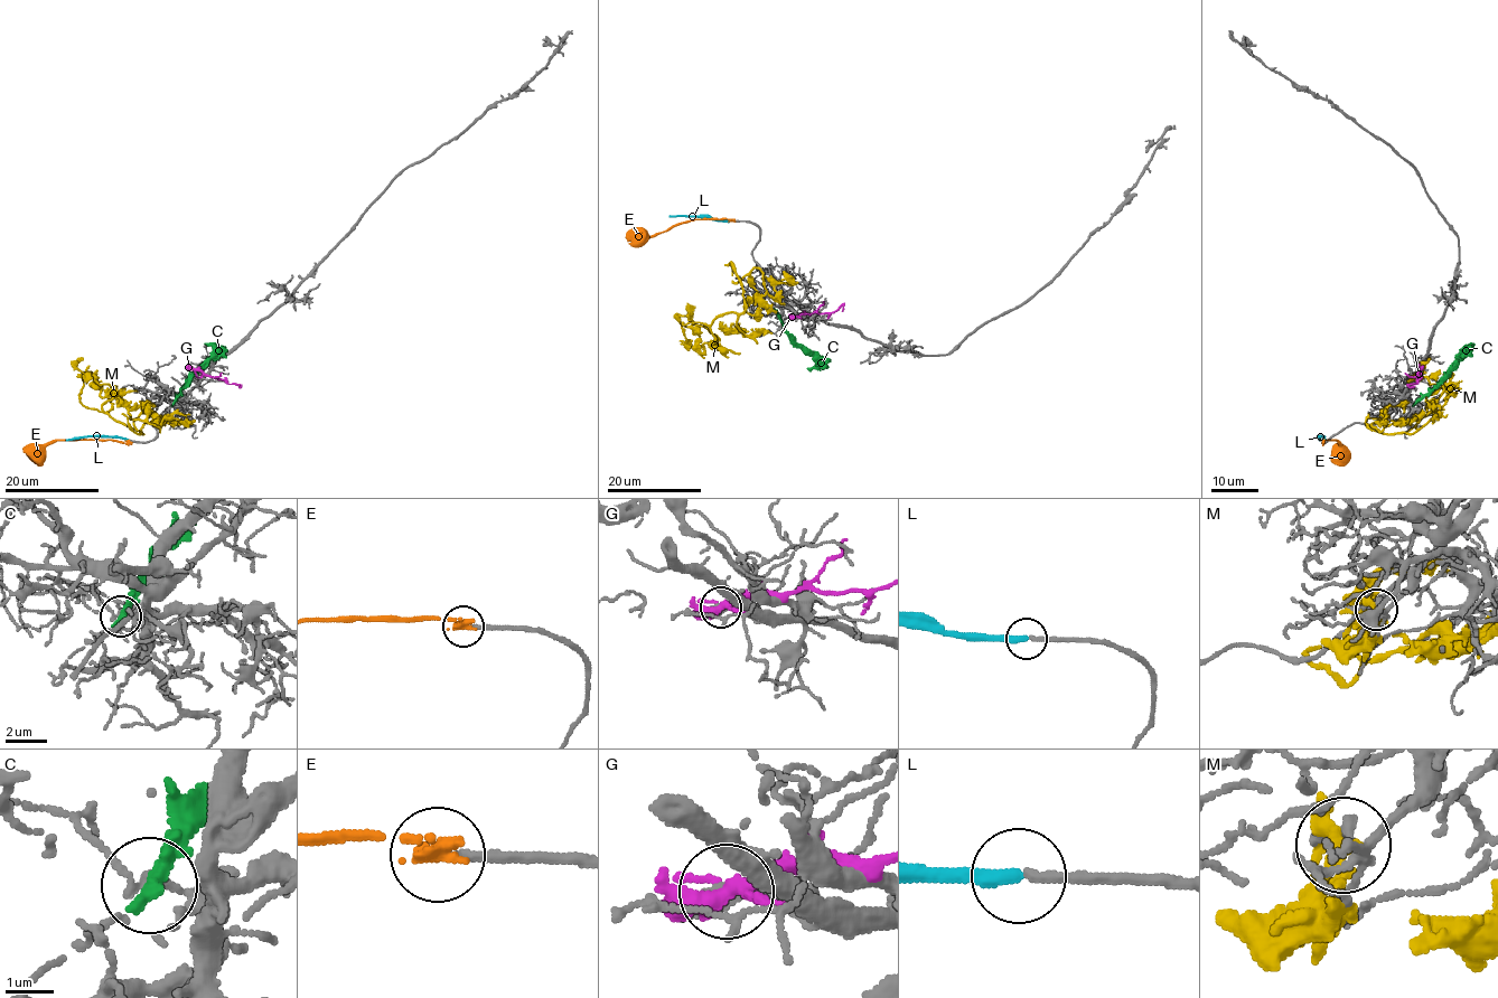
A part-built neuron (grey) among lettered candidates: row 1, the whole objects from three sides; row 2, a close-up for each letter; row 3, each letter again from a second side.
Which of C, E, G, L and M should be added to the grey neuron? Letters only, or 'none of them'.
L

